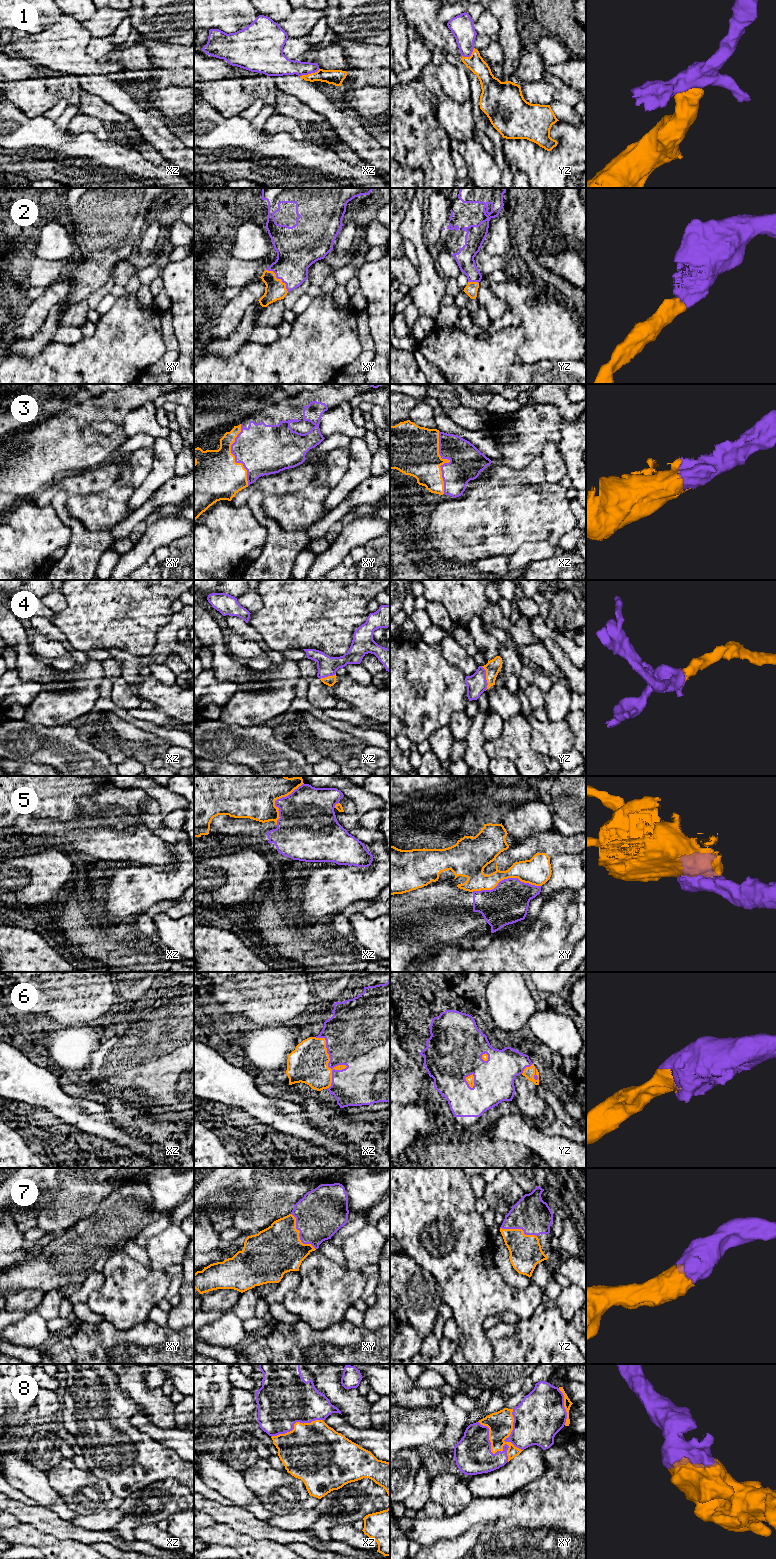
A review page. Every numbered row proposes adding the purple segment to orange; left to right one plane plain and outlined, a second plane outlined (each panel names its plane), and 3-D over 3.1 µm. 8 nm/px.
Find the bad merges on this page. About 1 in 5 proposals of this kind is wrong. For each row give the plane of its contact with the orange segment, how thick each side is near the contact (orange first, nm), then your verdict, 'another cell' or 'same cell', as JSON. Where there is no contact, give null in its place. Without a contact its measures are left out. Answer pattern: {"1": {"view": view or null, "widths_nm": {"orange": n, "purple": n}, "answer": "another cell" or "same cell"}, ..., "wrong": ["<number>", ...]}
{"1": {"view": "xz", "widths_nm": {"orange": 120, "purple": 170}, "answer": "another cell"}, "2": {"view": "xy", "widths_nm": {"orange": 170, "purple": 300}, "answer": "same cell"}, "3": {"view": "xz", "widths_nm": {"orange": 340, "purple": 280}, "answer": "same cell"}, "4": {"view": "yz", "widths_nm": {"orange": 120, "purple": 160}, "answer": "same cell"}, "5": {"view": "xy", "widths_nm": {"orange": 220, "purple": 320}, "answer": "another cell"}, "6": {"view": "xz", "widths_nm": {"orange": 320, "purple": 440}, "answer": "same cell"}, "7": {"view": "xy", "widths_nm": {"orange": 400, "purple": 380}, "answer": "same cell"}, "8": {"view": "xy", "widths_nm": {"orange": 200, "purple": 180}, "answer": "same cell"}, "wrong": ["1", "5"]}

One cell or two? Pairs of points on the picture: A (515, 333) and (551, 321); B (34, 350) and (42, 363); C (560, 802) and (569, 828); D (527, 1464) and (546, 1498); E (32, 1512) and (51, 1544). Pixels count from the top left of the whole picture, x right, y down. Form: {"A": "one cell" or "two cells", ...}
{"A": "two cells", "B": "two cells", "C": "one cell", "D": "two cells", "E": "two cells"}

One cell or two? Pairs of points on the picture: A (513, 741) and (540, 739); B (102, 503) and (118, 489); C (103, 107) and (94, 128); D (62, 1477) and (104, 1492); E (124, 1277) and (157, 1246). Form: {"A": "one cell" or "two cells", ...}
{"A": "two cells", "B": "one cell", "C": "two cells", "D": "one cell", "E": "one cell"}

